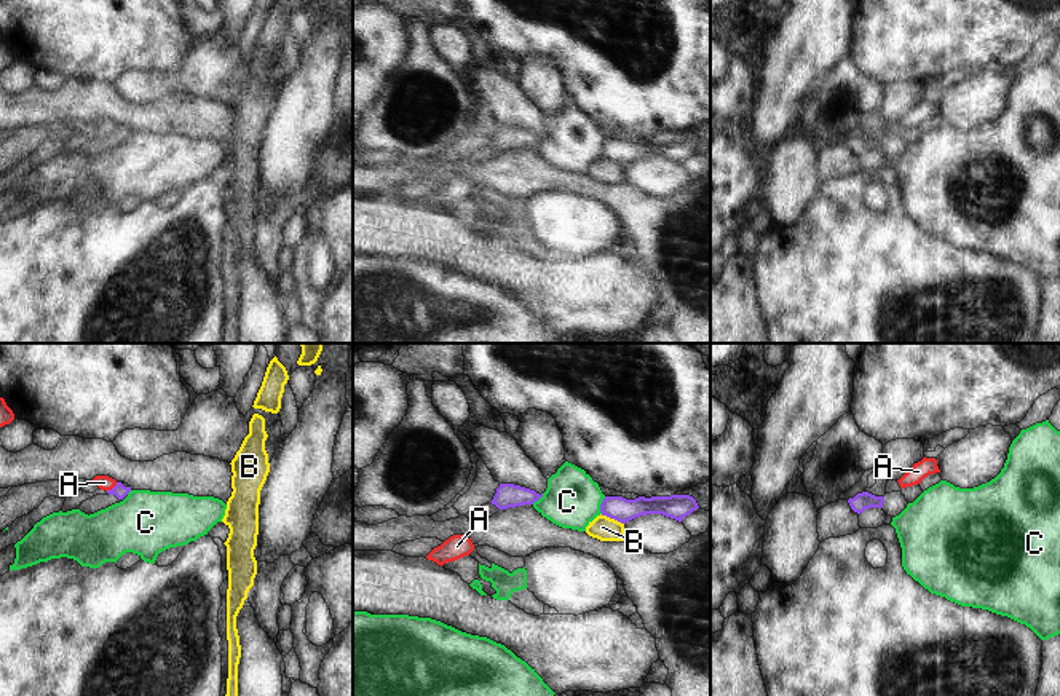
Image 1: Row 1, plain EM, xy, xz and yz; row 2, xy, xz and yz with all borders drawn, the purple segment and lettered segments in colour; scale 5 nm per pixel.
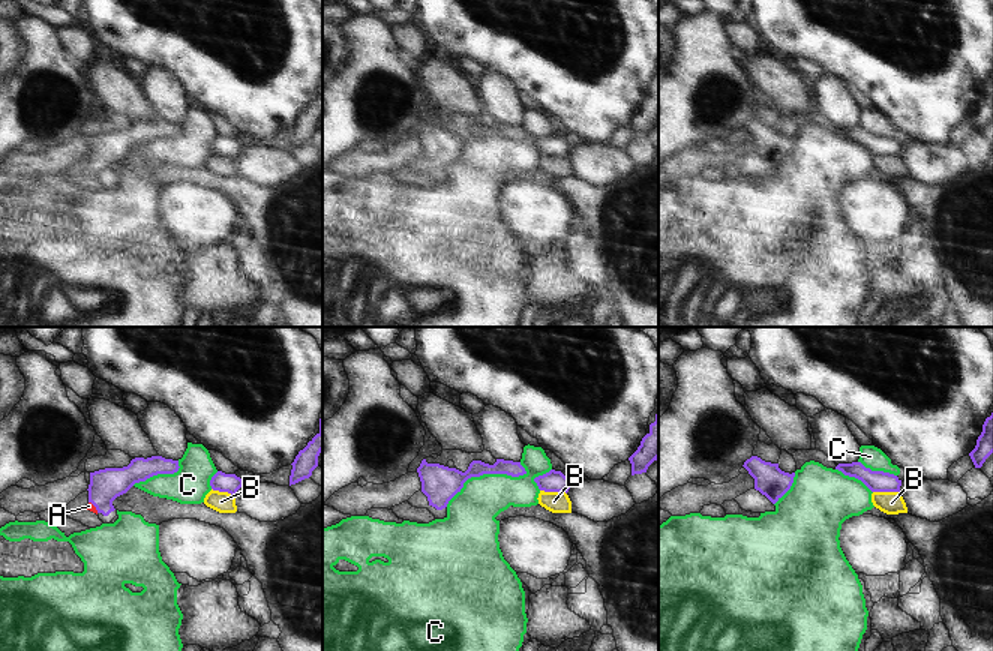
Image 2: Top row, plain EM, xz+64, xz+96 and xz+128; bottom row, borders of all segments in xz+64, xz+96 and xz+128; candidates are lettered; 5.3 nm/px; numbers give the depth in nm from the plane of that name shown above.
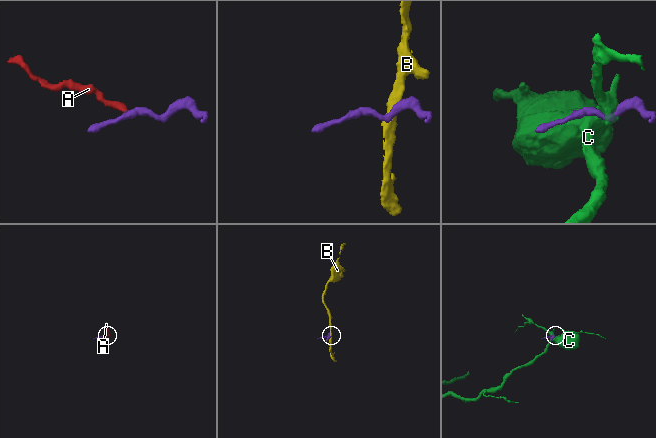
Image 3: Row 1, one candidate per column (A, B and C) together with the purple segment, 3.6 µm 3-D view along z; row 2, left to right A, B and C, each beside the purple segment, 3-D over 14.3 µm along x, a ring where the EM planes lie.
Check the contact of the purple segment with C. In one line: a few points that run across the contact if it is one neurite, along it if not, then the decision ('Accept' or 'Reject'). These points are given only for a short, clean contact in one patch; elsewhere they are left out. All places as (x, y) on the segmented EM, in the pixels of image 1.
Reject.

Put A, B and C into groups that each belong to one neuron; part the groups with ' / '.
A / B / C

